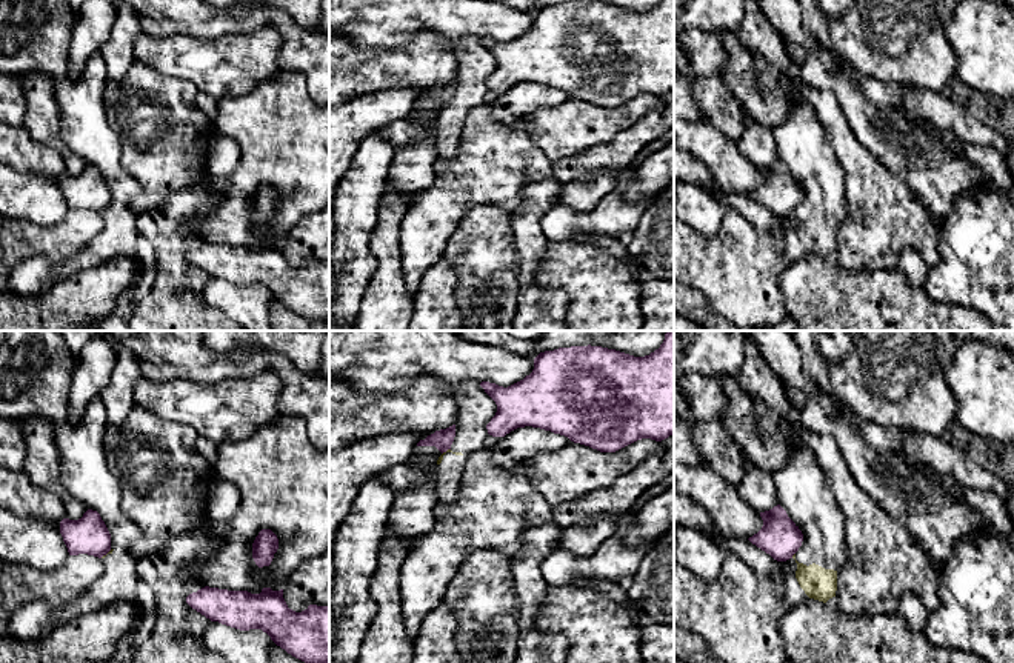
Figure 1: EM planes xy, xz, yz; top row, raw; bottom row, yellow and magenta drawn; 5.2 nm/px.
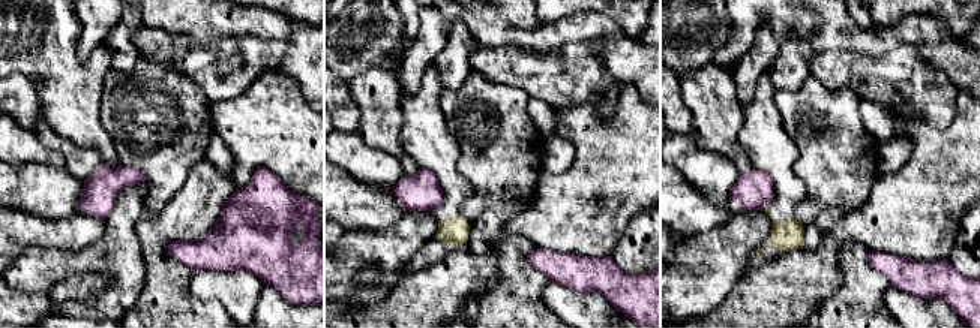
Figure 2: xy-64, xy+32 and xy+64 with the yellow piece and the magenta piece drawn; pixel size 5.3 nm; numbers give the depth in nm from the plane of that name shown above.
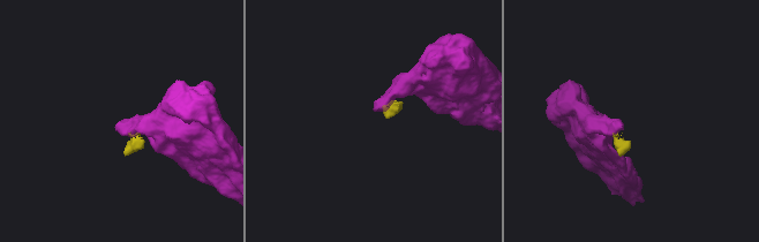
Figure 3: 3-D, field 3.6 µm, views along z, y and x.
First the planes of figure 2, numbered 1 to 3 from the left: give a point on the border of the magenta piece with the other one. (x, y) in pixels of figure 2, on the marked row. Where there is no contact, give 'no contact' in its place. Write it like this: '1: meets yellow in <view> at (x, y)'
1: no contact
2: meets yellow in xy+32 at (432, 210)
3: meets yellow in xy+64 at (764, 207)

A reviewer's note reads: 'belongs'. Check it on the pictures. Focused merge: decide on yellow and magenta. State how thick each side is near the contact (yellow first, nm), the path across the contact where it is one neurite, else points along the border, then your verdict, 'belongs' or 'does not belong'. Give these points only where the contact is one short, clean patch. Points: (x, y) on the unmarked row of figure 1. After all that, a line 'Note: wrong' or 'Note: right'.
170/200 nm | along yz (794, 208), (791, 213) | does not belong
Note: wrong

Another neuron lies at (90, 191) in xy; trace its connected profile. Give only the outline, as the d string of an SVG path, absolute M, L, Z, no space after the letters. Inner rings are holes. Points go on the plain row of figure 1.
M92 165L78 175L63 174L60 189L69 211L88 209L102 214L111 206L111 189L100 169Z

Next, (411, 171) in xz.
M415 98L406 120L420 129L420 138L412 145L395 149L388 171L386 186L408 198L406 209L412 197L431 186L434 180L434 163L439 158L431 131L442 108L435 102L419 102Z

